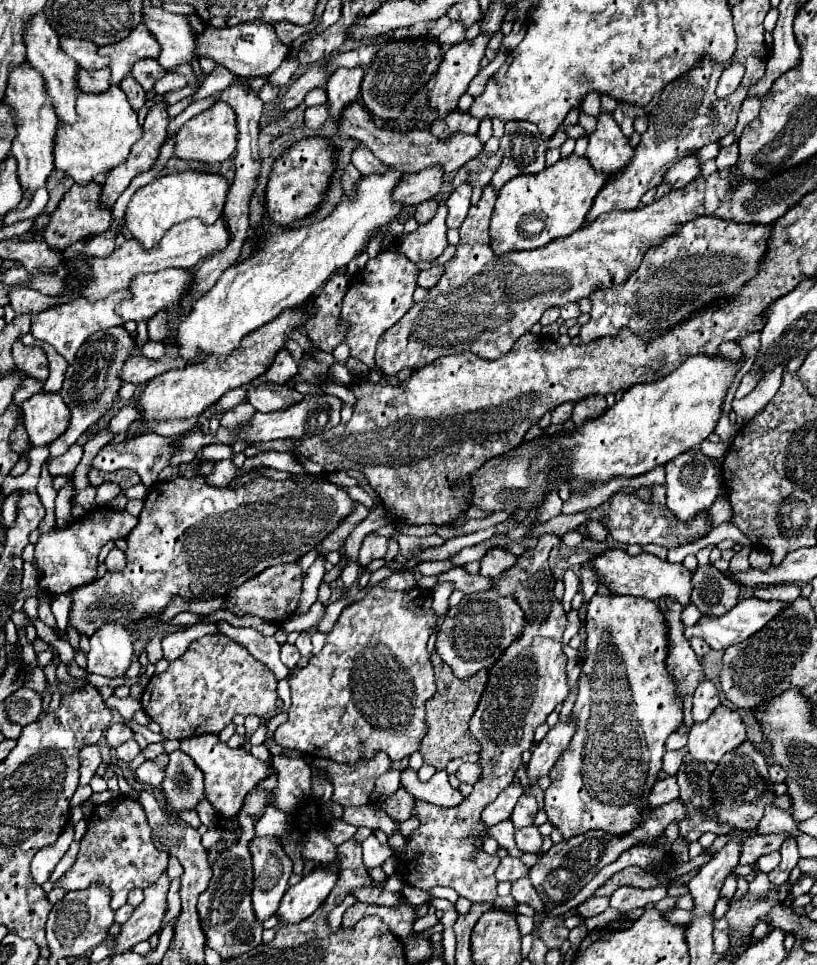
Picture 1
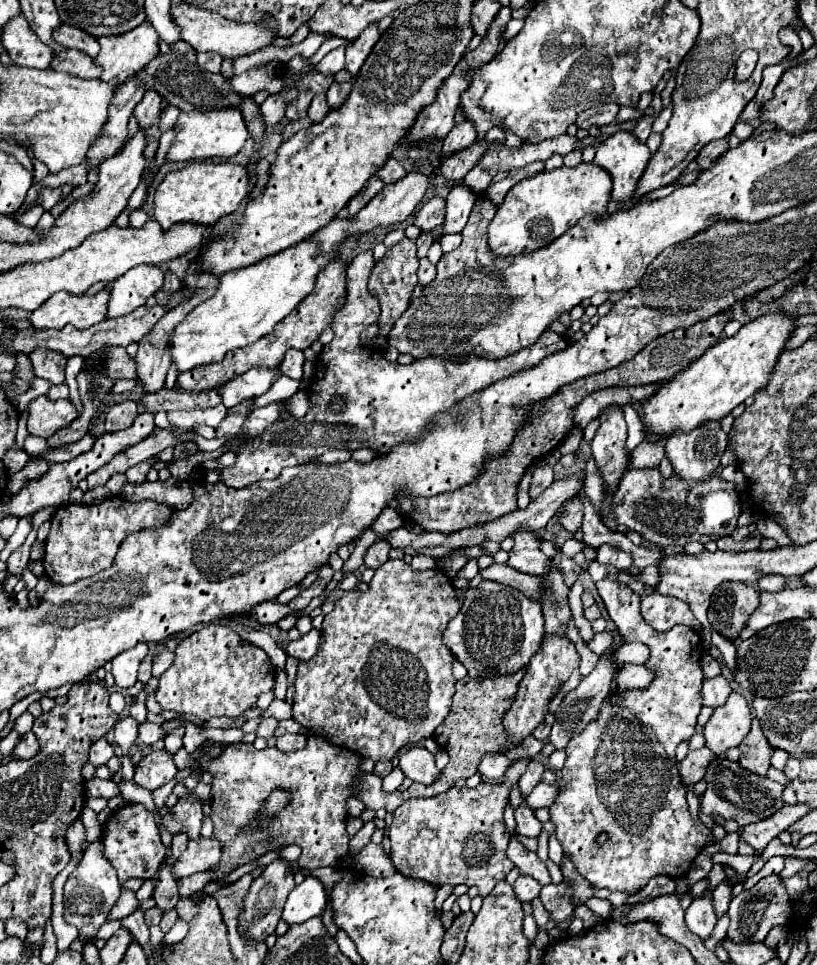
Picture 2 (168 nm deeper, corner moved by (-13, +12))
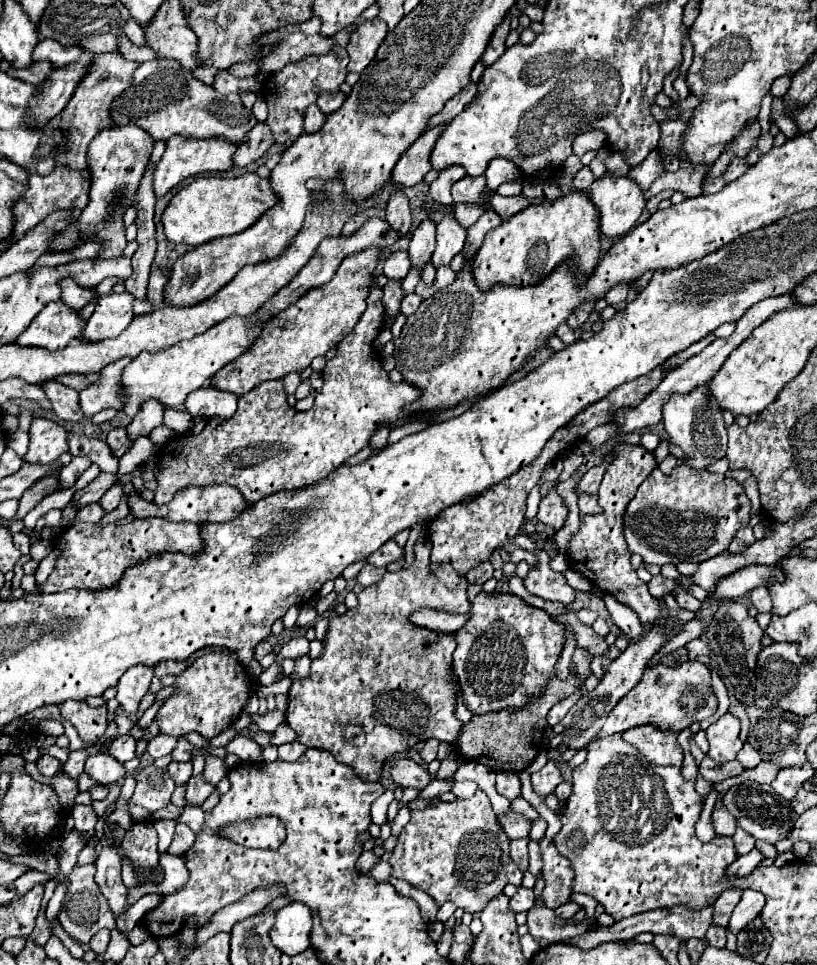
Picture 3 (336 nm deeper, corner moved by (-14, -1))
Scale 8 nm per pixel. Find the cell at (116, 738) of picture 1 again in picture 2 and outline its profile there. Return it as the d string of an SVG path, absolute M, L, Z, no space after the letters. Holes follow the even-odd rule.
M124 717L114 725L114 741L120 745L122 753L128 753L128 749L136 743L138 737L138 721L132 717Z

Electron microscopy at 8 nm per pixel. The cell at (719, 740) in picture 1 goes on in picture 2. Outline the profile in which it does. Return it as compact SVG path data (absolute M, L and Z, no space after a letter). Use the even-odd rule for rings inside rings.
M732 693L728 701L714 709L704 727L706 747L716 755L724 755L730 747L738 747L750 729L750 707L740 693Z

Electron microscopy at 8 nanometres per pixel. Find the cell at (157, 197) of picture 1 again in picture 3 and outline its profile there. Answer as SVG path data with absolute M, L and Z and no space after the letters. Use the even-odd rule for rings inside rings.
M243 174L237 178L195 178L189 186L179 190L167 204L161 220L165 236L171 242L201 246L219 236L243 232L259 220L275 204L269 180L259 174Z

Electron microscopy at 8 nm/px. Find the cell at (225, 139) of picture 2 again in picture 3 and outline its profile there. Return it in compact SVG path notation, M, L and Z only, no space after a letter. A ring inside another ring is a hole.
M171 136L167 140L167 150L163 154L163 160L159 160L155 168L155 196L161 198L165 192L169 192L173 186L177 186L183 178L201 174L201 172L225 172L233 168L233 154L237 150L237 144L227 144L225 140L197 140L187 136Z

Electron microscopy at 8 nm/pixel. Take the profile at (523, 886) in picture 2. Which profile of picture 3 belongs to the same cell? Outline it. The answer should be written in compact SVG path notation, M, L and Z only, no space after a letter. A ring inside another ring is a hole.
M519 886L519 890L515 892L515 896L511 898L509 906L511 906L513 912L527 912L527 910L533 908L533 902L535 902L535 894L533 894L533 890Z

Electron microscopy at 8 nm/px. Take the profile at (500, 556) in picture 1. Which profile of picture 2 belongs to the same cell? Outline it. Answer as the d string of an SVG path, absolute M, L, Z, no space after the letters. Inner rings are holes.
M516 531L508 565L528 575L548 575L552 561L540 551L540 541L542 537L534 531Z

